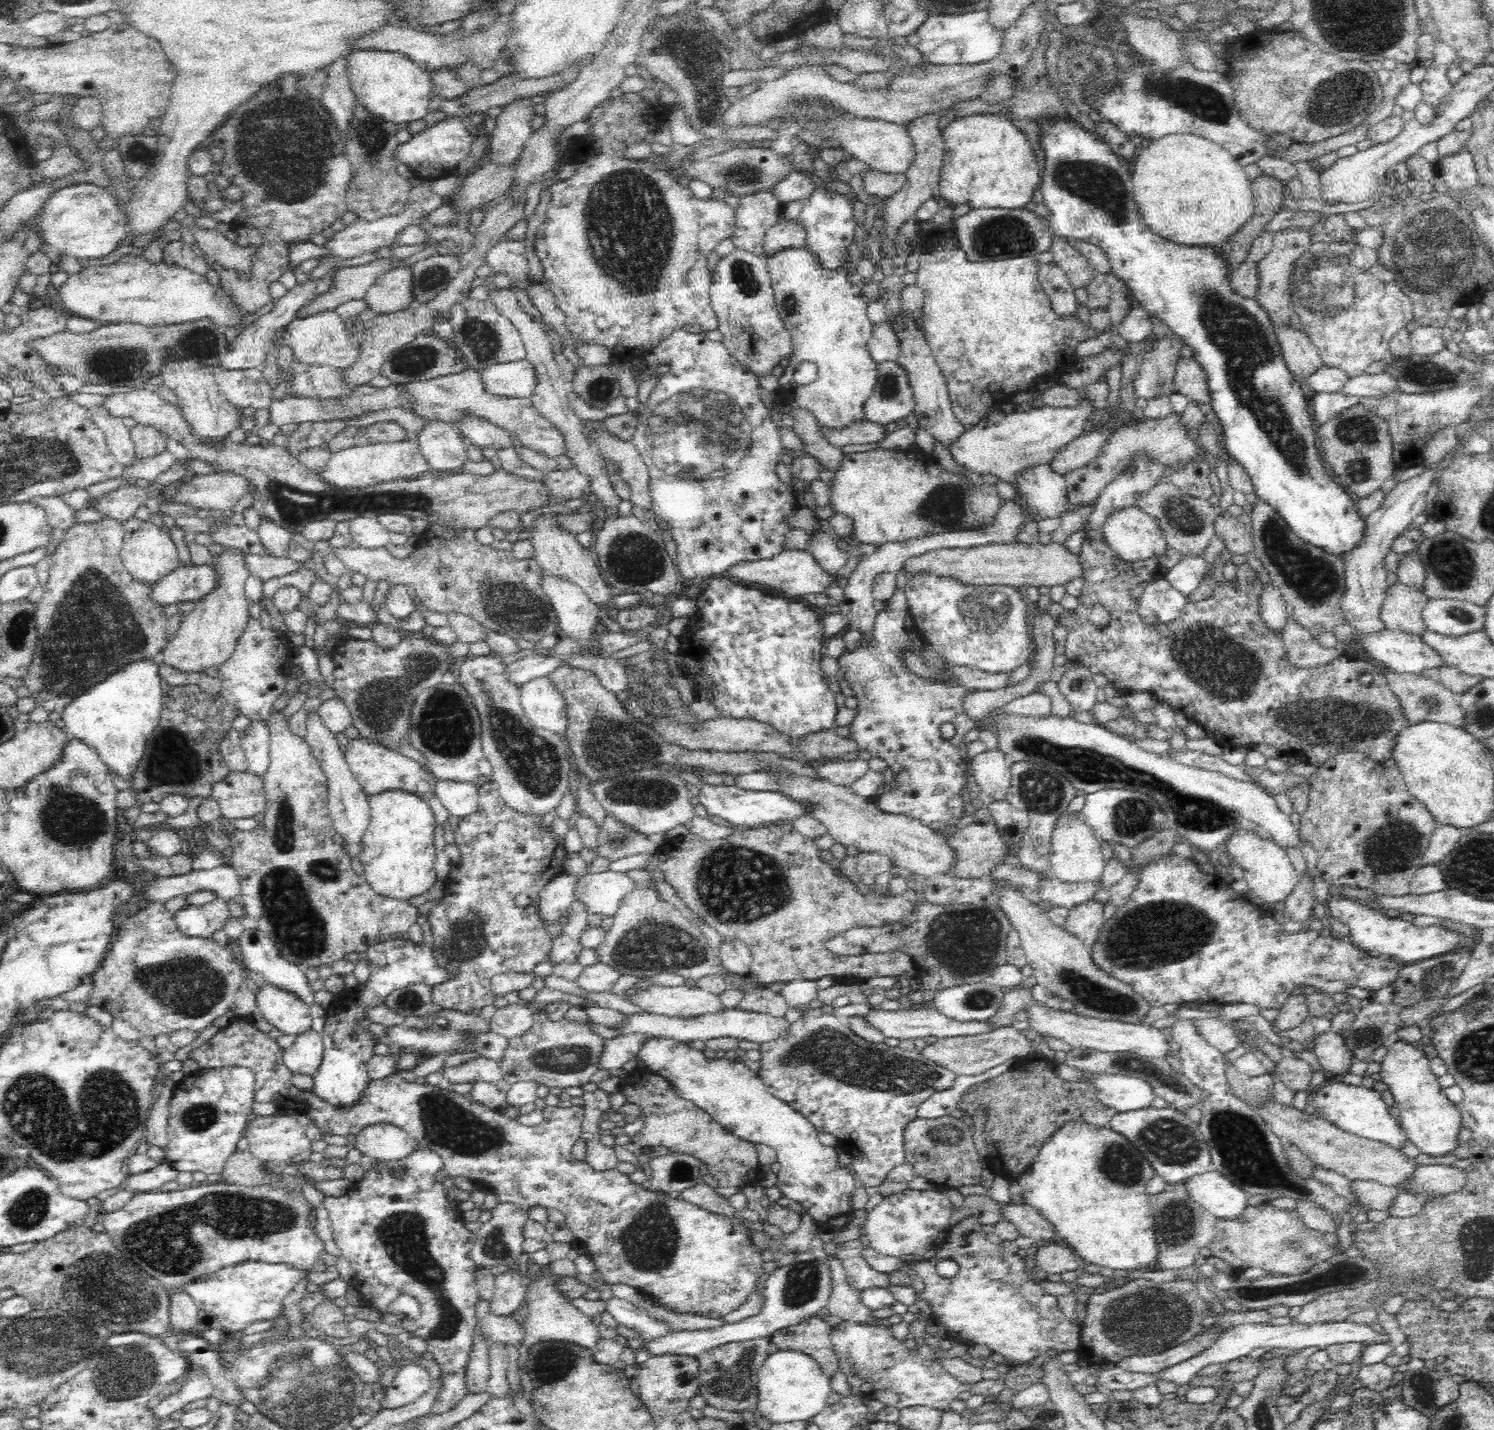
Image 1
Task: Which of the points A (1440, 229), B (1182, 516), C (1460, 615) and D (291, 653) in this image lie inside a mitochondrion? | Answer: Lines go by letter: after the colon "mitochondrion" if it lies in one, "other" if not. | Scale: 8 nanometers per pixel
A: mitochondrion
B: mitochondrion
C: mitochondrion
D: other

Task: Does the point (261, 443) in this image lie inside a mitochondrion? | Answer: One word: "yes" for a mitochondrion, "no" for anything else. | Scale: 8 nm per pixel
no

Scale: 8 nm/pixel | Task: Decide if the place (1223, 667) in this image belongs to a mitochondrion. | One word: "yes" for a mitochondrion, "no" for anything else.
yes

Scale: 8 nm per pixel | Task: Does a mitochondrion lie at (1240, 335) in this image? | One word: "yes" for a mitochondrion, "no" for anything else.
yes

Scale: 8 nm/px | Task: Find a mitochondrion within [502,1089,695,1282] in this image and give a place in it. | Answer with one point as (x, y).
(649, 1241)

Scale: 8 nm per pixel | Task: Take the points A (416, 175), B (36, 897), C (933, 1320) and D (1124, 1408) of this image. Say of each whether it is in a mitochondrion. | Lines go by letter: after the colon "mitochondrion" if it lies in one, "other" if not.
A: other
B: other
C: other
D: other

